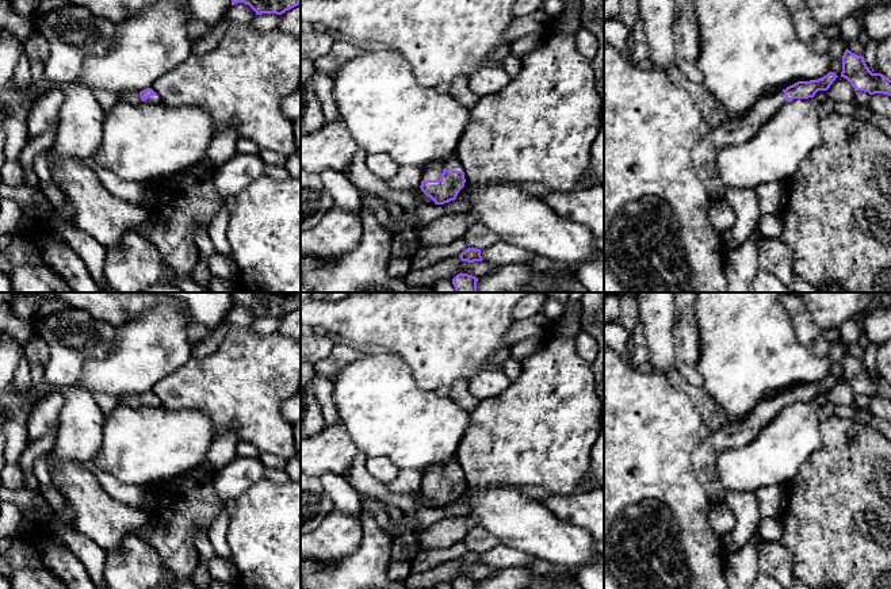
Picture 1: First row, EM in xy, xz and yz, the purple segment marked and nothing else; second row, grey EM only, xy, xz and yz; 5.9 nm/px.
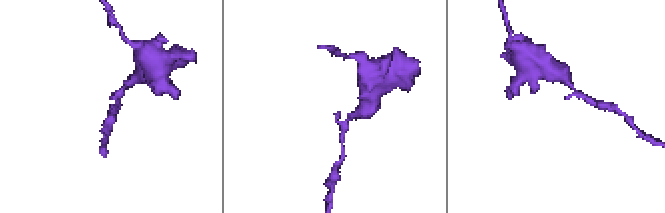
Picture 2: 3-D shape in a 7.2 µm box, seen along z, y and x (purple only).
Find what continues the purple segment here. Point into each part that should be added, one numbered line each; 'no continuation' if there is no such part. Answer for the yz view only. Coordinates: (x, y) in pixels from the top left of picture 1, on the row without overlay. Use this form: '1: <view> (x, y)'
1: yz (737, 433)

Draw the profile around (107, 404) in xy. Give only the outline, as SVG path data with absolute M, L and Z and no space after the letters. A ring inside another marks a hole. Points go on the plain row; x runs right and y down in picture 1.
M95 393L92 394L92 397L99 405L104 416L108 416L110 413L112 413L112 410L119 405L119 399L116 399L115 397L110 394Z

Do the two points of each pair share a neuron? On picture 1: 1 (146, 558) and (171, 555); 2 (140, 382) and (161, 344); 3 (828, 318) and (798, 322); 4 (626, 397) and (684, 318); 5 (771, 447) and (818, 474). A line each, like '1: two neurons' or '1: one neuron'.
1: two neurons
2: one neuron
3: two neurons
4: two neurons
5: two neurons

